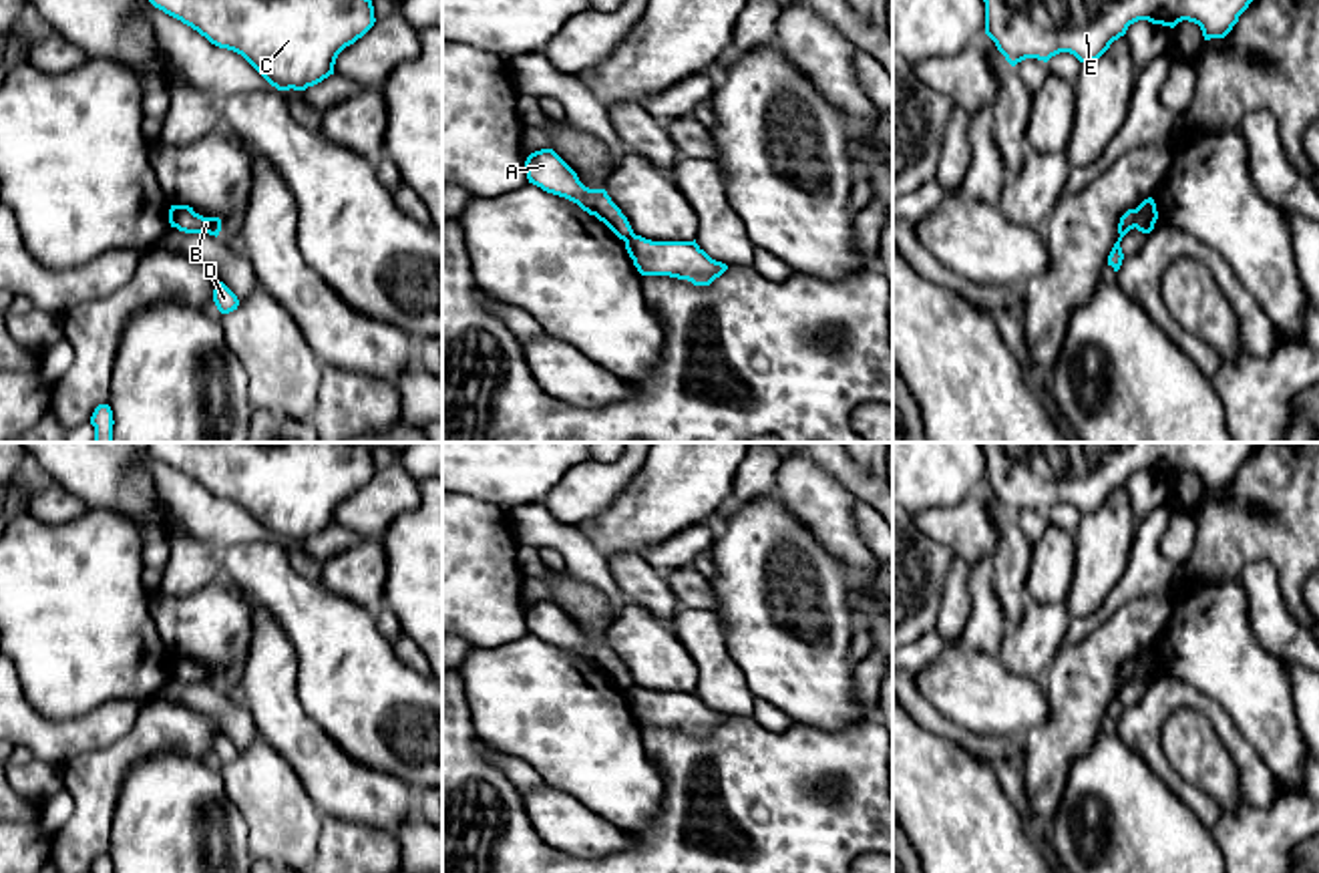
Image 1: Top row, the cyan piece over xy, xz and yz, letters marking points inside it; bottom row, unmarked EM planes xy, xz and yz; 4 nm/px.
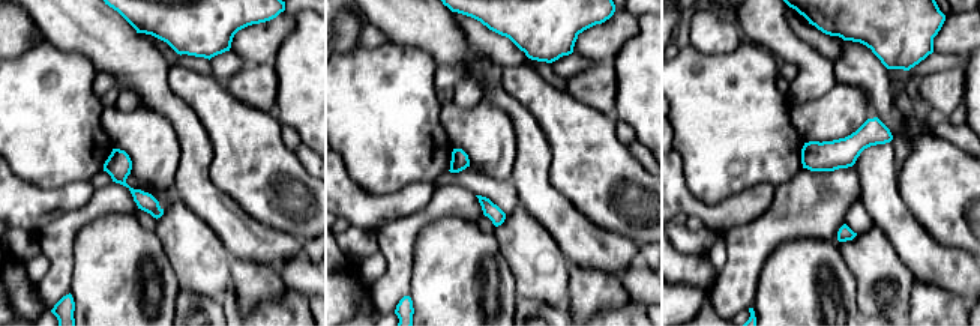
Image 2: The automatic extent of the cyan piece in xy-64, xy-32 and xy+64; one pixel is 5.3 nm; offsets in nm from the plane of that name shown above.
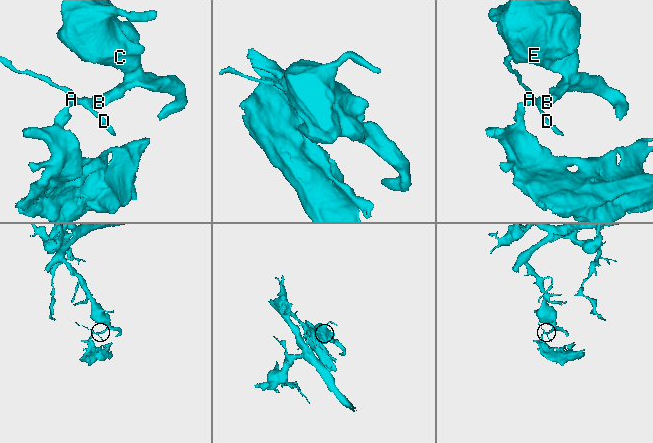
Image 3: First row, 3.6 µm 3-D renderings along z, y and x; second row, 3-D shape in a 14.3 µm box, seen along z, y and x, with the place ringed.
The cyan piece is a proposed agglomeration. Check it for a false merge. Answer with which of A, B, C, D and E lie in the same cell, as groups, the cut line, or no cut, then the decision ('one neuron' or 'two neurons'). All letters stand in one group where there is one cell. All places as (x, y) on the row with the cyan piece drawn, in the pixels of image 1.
groups A D / B C E; cut yz (1137, 210), (1133, 226); two neurons

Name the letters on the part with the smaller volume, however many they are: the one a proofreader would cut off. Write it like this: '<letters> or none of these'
A, D

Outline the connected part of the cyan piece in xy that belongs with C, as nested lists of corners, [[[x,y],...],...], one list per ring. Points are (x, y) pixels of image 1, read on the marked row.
[[[149,0],[211,44],[241,54],[277,91],[306,91],[334,74],[338,54],[376,22],[372,0]]]

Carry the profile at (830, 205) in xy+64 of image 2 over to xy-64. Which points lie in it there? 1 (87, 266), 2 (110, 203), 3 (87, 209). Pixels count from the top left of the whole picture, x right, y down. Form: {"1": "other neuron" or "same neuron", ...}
{"1": "other neuron", "2": "same neuron", "3": "same neuron"}

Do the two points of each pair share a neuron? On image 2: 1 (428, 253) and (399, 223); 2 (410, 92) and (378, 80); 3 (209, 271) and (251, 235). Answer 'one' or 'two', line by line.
1: two
2: one
3: two

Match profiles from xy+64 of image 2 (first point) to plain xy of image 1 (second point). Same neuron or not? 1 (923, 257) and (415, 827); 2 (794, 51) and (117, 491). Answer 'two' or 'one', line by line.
1: two
2: two

